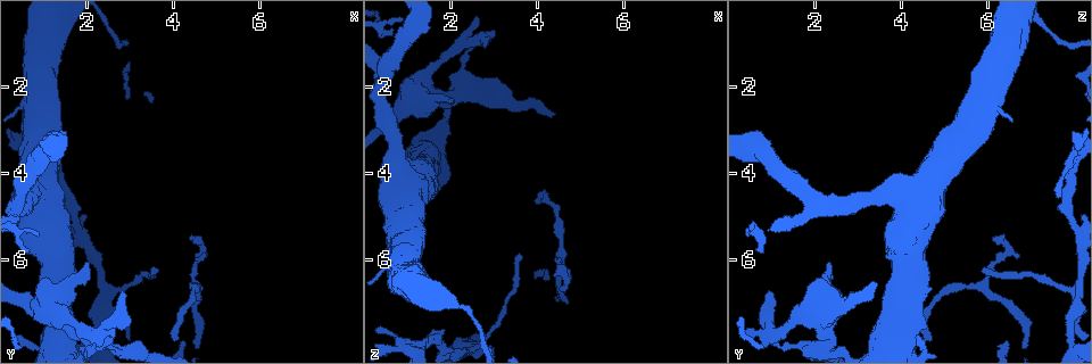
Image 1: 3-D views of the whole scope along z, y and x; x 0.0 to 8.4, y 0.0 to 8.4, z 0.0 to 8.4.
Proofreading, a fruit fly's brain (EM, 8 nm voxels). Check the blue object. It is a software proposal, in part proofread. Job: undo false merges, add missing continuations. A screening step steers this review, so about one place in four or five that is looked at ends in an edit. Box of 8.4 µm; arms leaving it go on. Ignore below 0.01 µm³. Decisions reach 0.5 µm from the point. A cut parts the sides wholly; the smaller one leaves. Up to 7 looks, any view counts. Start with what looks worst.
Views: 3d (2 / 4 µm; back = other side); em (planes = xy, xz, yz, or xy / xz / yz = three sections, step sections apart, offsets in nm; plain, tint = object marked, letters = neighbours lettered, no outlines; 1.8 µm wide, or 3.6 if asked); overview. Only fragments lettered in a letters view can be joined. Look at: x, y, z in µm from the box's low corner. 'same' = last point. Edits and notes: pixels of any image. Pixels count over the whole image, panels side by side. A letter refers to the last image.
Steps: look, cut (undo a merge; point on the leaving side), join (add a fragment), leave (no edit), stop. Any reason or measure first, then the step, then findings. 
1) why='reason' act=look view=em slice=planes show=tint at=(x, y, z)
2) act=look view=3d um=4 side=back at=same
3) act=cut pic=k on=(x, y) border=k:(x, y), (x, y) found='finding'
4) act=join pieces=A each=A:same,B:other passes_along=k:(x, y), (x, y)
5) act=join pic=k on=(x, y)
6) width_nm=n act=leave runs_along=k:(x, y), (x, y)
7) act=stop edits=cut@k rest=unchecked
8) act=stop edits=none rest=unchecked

why='abrupt turn' act=look view=3d um=4 at=(1.00, 3.80, 7.90)

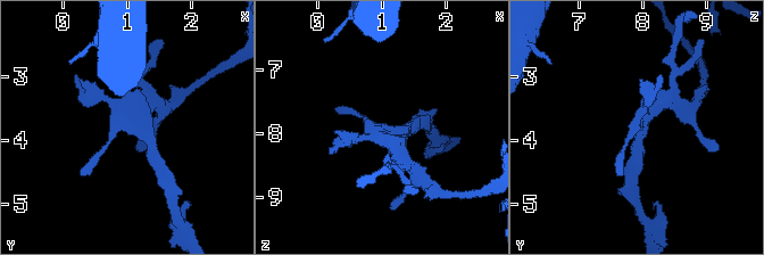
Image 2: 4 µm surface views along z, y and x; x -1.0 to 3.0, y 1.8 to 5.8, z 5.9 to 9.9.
why='shape alone is not enough' act=look view=em slice=yz step=4 show=tint at=(1.05, 3.85, 7.95)

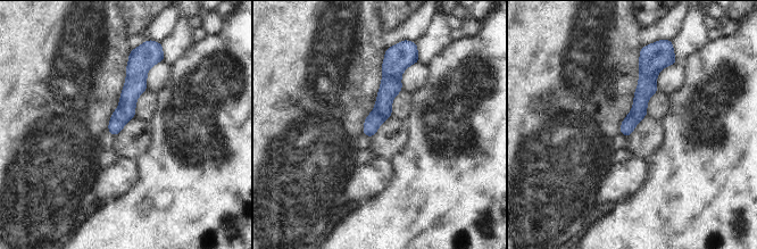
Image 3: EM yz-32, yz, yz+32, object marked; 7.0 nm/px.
why='another direction' act=look view=em slice=planes show=letters at=same

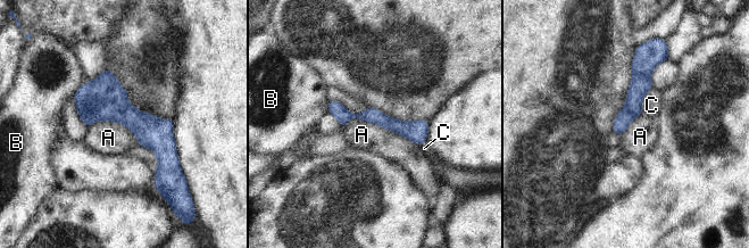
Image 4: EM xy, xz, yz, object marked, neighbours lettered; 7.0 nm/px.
width_nm=110 act=leave each=A:other,B:other,C:other border=4:(341, 126), (361, 118), (419, 146) found='continuous, no second neuron'

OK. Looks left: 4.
why='an open end' act=look view=em slice=yz step=16 show=tint at=(2.85, 6.75, 1.00)

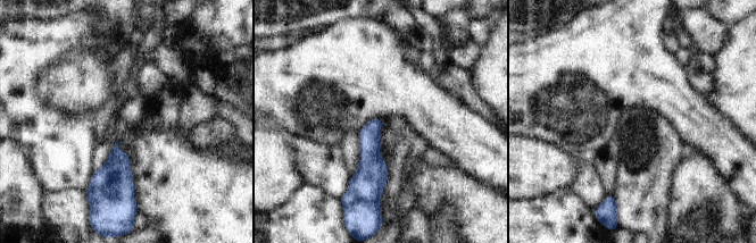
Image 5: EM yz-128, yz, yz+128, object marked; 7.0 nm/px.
why='another direction' act=look view=em slice=planes show=letters at=same

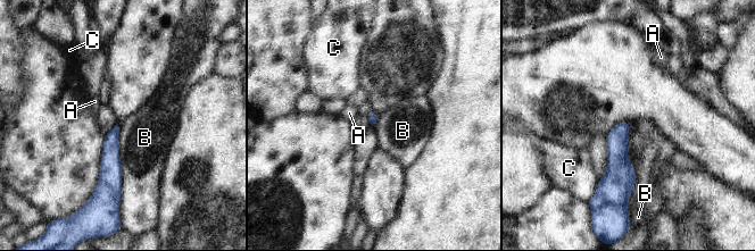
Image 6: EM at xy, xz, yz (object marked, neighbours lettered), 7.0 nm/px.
act=leave each=A:other,B:other,C:other runs_along=6:(117, 126), (111, 136), (114, 192) found='none of them fits'

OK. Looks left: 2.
act=stop edits=none rest=unchecked

